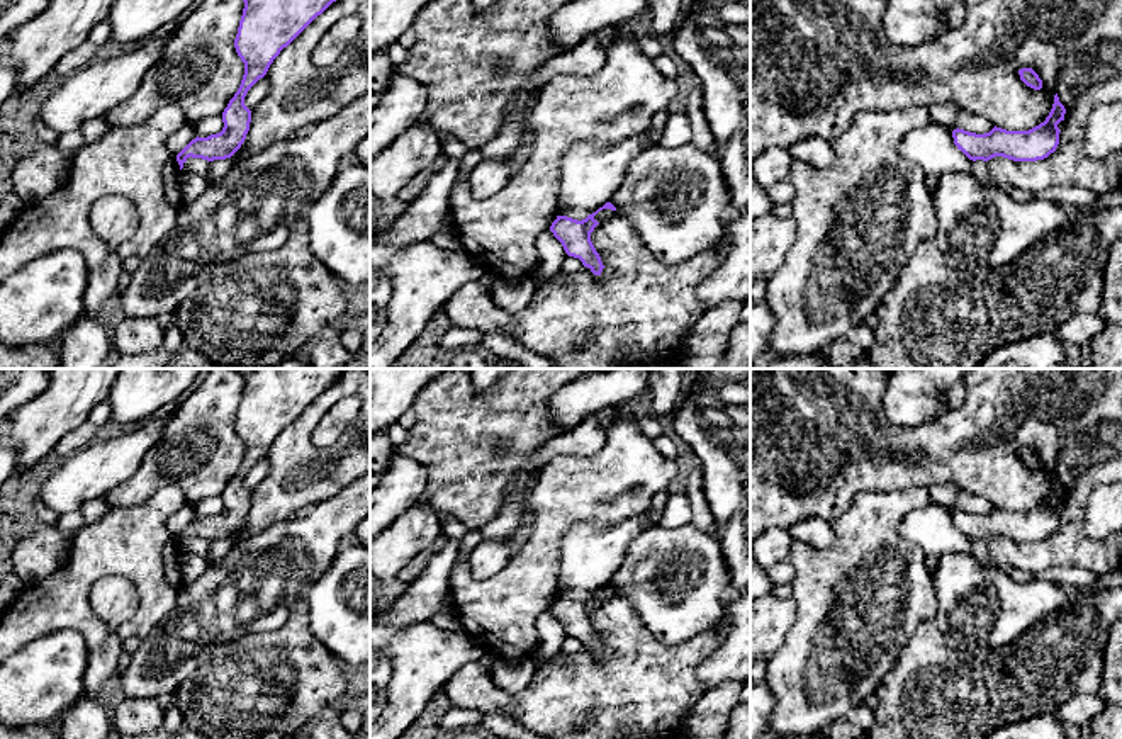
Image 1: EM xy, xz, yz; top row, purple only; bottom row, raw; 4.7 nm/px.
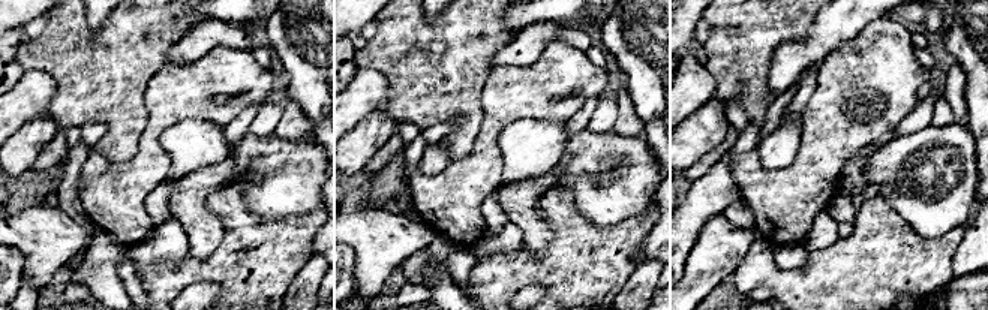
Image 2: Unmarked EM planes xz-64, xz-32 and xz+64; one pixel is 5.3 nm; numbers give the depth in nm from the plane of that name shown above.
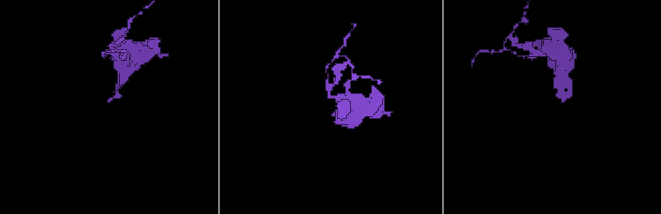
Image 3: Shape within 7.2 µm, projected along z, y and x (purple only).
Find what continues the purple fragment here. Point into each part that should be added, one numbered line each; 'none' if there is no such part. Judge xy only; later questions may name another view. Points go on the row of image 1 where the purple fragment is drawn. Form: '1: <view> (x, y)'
none

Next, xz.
none

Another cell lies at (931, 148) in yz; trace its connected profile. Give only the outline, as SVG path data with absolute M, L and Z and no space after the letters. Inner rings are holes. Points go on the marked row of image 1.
M935 121L910 131L901 141L900 153L927 175L973 172L973 160L954 144L952 131Z

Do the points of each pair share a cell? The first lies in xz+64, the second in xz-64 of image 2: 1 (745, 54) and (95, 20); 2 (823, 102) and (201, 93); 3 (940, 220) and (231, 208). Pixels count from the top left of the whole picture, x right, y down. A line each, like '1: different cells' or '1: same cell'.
1: different cells
2: same cell
3: different cells

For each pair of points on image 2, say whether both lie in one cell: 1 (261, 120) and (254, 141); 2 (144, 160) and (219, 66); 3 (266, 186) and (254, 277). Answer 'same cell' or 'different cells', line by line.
1: different cells
2: same cell
3: different cells

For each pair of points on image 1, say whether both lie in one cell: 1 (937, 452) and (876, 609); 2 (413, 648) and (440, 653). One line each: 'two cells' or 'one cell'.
1: two cells
2: one cell

